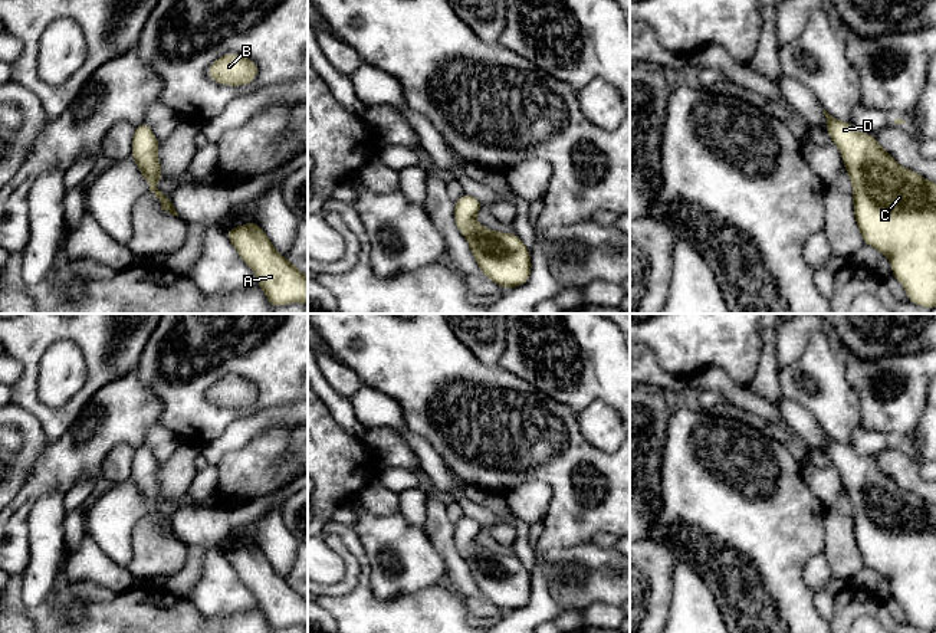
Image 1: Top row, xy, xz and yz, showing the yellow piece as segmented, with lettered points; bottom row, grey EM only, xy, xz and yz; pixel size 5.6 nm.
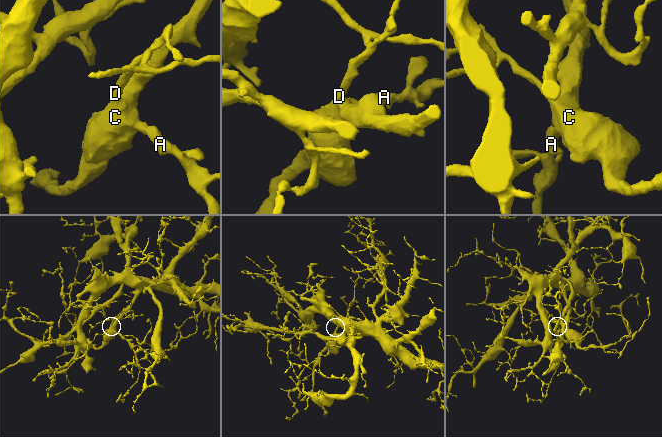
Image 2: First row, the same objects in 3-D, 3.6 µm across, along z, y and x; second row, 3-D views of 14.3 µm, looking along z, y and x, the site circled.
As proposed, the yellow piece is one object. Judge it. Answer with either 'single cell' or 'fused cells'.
single cell

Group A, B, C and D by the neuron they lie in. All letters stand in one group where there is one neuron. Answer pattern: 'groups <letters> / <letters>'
groups A B C D

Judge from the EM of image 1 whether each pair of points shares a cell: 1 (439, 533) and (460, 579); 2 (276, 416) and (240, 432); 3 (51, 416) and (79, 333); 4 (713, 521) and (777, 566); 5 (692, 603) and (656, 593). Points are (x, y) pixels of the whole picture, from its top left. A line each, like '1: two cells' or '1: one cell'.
1: one cell
2: one cell
3: one cell
4: one cell
5: two cells

